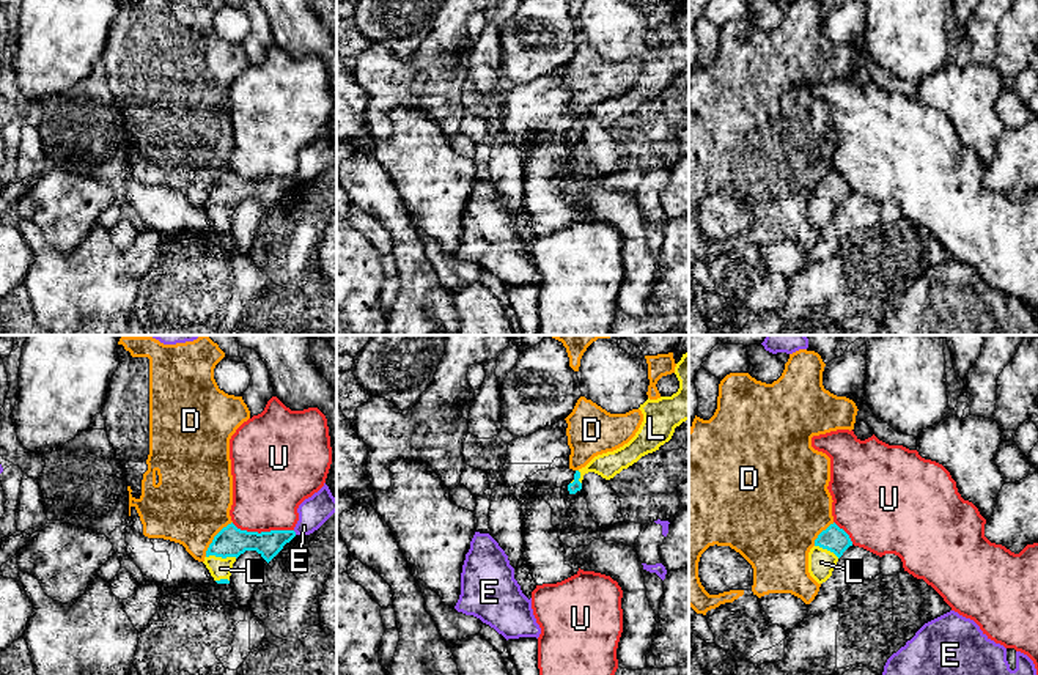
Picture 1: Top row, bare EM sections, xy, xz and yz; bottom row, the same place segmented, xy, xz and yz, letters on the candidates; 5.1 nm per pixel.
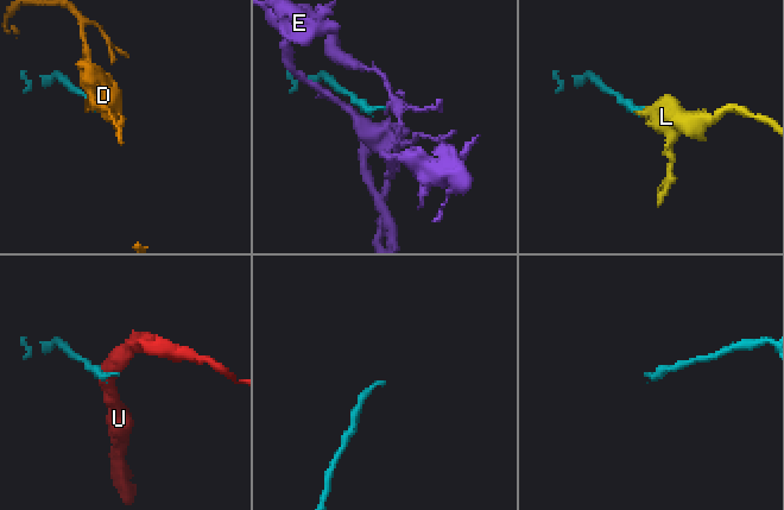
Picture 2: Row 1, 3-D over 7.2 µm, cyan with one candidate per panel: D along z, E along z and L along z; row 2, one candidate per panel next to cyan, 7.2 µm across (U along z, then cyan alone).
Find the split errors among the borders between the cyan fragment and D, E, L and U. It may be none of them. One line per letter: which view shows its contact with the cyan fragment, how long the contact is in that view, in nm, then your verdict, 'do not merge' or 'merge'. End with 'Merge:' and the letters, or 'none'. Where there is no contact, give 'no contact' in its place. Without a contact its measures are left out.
D: meets cyan in xy; contact 240 nm long; do not merge
E: meets cyan in xy; contact 30 nm long; do not merge
L: meets cyan in xy; contact 160 nm long; merge
U: meets cyan in xy; contact 320 nm long; do not merge
Merge: L

